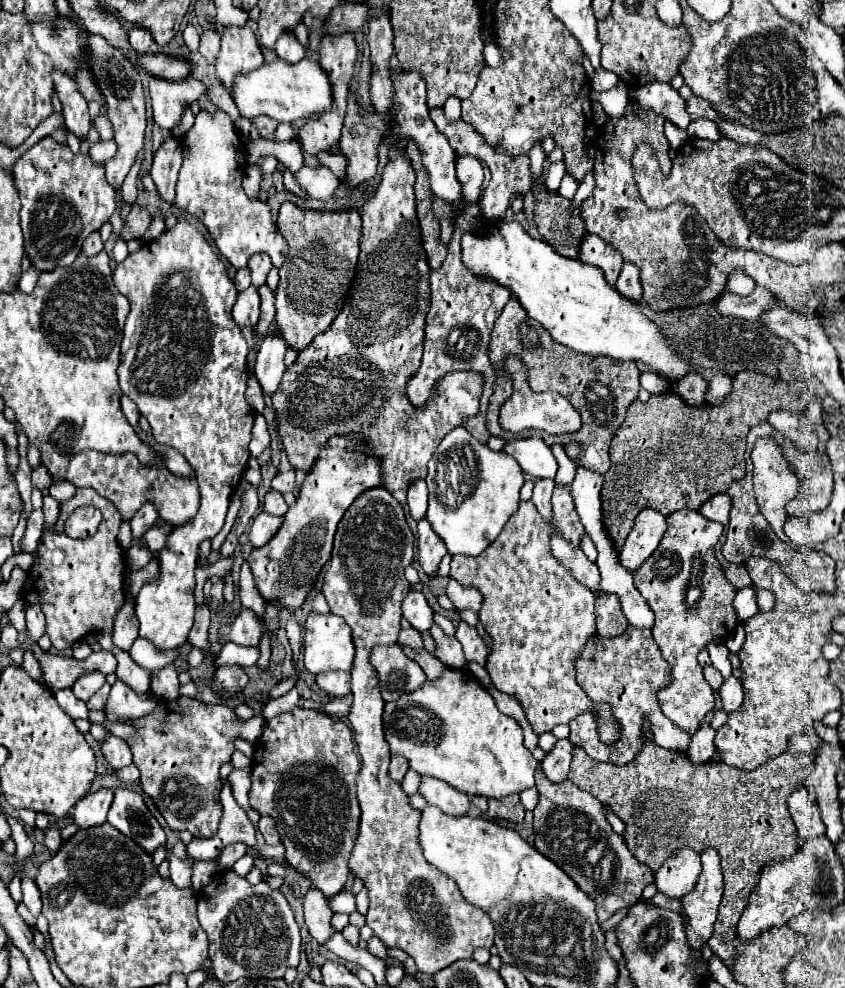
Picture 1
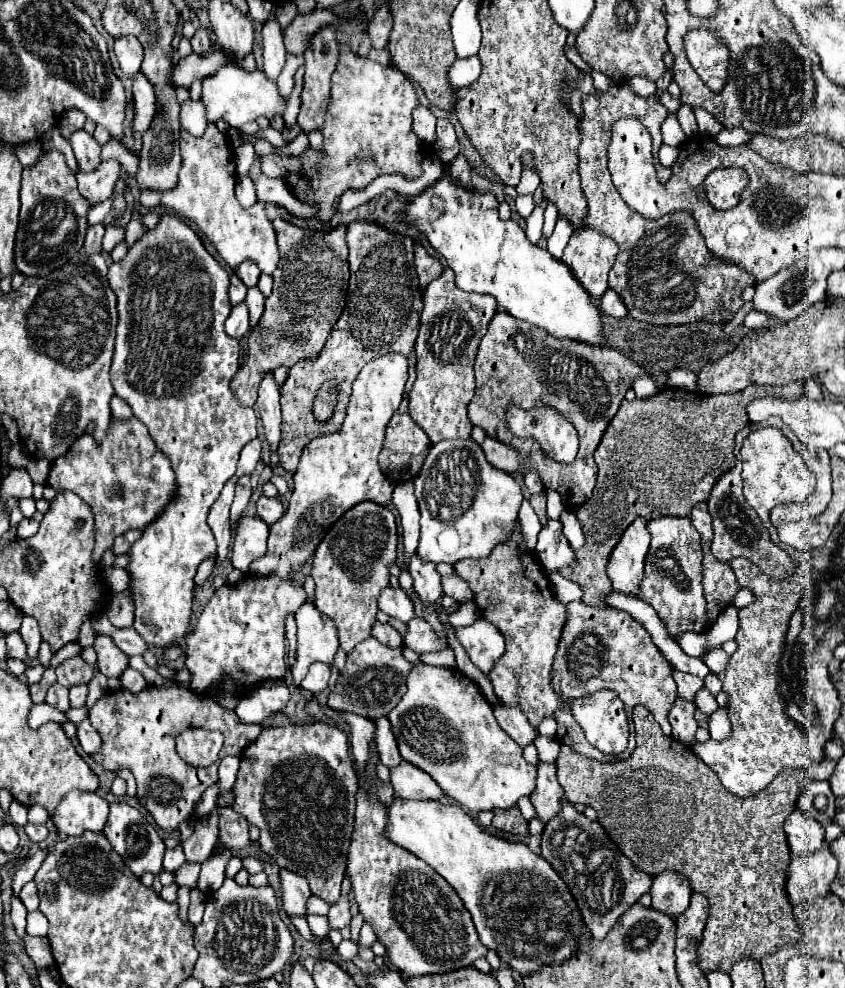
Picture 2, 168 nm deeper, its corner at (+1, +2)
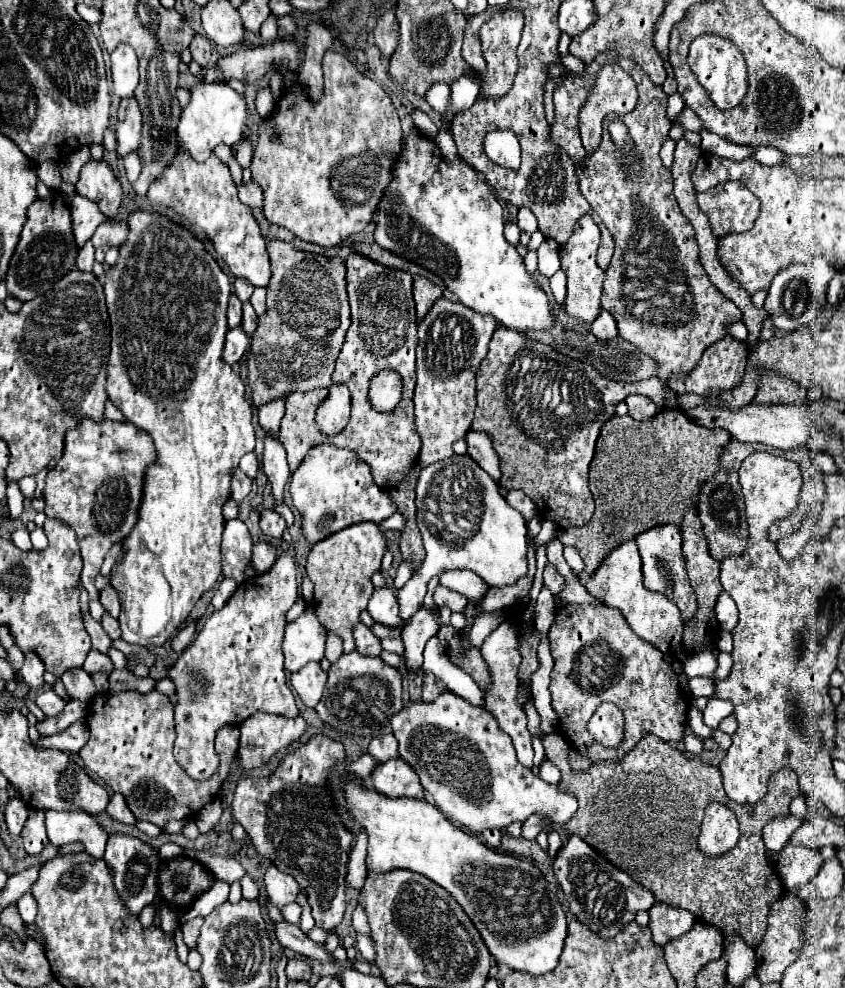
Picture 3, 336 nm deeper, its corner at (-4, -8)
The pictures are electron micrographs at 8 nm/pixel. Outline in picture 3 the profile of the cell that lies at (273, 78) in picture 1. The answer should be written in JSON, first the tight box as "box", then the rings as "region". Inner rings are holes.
{"box":[176,83,248,163],"region":[[[196,83],[190,89],[190,103],[184,107],[182,117],[178,121],[178,129],[176,129],[178,151],[188,153],[194,161],[202,163],[212,155],[216,145],[238,143],[242,135],[248,131],[246,119],[248,119],[248,111],[246,111],[244,97],[232,91],[226,83],[220,83],[220,85],[218,83]]]}

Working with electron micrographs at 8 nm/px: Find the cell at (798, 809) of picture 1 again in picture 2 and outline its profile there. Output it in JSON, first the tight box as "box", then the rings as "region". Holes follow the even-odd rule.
{"box":[785,811,825,855],"region":[[[793,811],[785,821],[785,835],[793,855],[811,855],[825,845],[825,827],[803,811]]]}

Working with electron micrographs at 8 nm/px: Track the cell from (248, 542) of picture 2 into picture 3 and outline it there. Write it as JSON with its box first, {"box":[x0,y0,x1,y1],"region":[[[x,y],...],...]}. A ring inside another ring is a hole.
{"box":[222,519,254,583],"region":[[[240,519],[226,521],[222,535],[222,577],[230,577],[236,583],[242,583],[244,569],[250,565],[252,545],[254,543],[248,527]]]}

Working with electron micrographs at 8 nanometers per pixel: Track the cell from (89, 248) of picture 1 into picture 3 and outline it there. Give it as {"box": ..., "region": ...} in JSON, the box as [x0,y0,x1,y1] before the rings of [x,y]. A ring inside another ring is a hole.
{"box":[92,219,128,247],"region":[[[108,219],[96,229],[96,233],[92,237],[92,243],[94,243],[94,247],[100,247],[104,244],[114,247],[124,243],[127,235],[128,225],[125,221],[119,223],[119,221],[110,221]]]}

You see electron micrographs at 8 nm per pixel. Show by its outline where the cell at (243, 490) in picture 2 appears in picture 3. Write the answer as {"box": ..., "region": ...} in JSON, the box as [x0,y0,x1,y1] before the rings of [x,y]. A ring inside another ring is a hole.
{"box":[232,467,252,503],"region":[[[238,467],[232,469],[232,499],[236,503],[242,503],[244,497],[250,493],[250,489],[252,489],[252,481]]]}

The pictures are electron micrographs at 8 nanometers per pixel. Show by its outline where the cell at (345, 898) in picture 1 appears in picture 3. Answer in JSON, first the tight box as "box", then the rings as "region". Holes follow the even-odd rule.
{"box":[280,903,302,925],"region":[[[296,903],[284,905],[284,907],[280,909],[280,913],[282,913],[284,921],[294,923],[294,925],[298,925],[298,923],[300,923],[300,911],[302,911],[302,907],[300,907],[300,905],[296,905]]]}

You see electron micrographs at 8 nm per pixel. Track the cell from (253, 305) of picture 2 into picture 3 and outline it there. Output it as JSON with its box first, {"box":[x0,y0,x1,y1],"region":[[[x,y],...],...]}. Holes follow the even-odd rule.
{"box":[240,301,258,335],"region":[[[248,301],[242,303],[242,325],[240,325],[240,327],[244,329],[244,333],[252,335],[254,329],[256,329],[256,321],[258,321],[258,317],[256,317],[252,305],[250,305]]]}

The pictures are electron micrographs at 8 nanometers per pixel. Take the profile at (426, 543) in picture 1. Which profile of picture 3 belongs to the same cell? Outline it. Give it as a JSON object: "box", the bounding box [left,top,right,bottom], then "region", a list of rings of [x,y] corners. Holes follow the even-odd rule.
{"box":[402,609,438,673],"region":[[[420,609],[410,623],[402,629],[402,641],[404,641],[404,665],[408,673],[418,673],[422,667],[422,649],[426,641],[438,633],[438,623],[432,611]]]}

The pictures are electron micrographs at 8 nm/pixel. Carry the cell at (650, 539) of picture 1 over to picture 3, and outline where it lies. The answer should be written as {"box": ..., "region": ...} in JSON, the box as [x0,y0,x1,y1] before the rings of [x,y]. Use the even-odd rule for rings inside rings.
{"box":[584,539,684,653],"region":[[[630,539],[622,545],[618,545],[614,551],[610,551],[610,555],[606,555],[602,565],[592,573],[592,577],[588,577],[584,587],[602,605],[616,607],[640,639],[652,643],[662,653],[670,653],[682,641],[684,623],[682,623],[680,611],[662,593],[652,593],[642,585],[642,569],[640,567],[642,567],[642,561],[640,561],[636,541]]]}

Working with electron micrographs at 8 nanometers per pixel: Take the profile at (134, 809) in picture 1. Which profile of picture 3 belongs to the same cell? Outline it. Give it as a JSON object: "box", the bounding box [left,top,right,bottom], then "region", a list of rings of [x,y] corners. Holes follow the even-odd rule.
{"box":[104,833,160,917],"region":[[[116,833],[116,835],[108,837],[104,861],[106,861],[106,865],[110,865],[110,871],[114,877],[114,889],[118,893],[118,897],[122,897],[122,903],[126,905],[126,909],[130,909],[130,913],[134,913],[138,917],[140,911],[146,905],[150,905],[156,897],[156,873],[158,873],[158,865],[160,865],[158,853],[140,839]]]}

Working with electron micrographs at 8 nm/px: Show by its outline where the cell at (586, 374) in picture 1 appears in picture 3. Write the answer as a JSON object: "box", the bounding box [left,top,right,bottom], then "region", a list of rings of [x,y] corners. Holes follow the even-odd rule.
{"box":[472,325,668,529],"region":[[[498,325],[488,345],[488,355],[482,359],[476,373],[478,405],[474,411],[472,429],[484,431],[492,437],[494,449],[500,457],[500,485],[504,489],[524,491],[536,503],[538,515],[542,519],[554,521],[558,525],[556,529],[582,527],[594,513],[594,499],[588,489],[588,465],[594,457],[600,427],[614,415],[614,407],[632,393],[648,395],[662,407],[668,389],[664,389],[660,379],[656,377],[638,383],[610,381],[602,377],[590,363],[580,363],[564,357],[548,345],[530,341],[518,331]]]}

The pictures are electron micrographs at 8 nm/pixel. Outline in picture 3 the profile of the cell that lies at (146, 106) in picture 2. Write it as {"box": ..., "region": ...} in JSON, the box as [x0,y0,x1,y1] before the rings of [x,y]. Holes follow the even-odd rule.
{"box":[116,97,142,157],"region":[[[134,97],[122,99],[118,109],[118,123],[116,123],[116,153],[124,157],[130,151],[136,151],[142,137],[142,113]]]}

